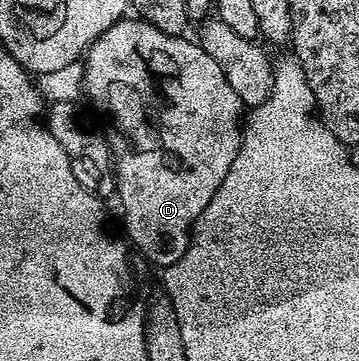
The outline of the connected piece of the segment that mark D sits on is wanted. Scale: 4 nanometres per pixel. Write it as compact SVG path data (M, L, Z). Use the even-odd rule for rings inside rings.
M124 17L119 23L113 23L110 28L99 37L95 43L86 50L84 62L82 63L82 89L85 98L90 98L90 103L98 111L103 111L106 115L111 115L110 127L115 131L114 139L118 143L131 143L134 147L113 148L112 155L112 175L118 178L118 203L122 206L122 219L126 222L125 238L147 259L150 263L155 263L158 269L170 267L184 253L190 244L190 232L194 230L194 223L204 213L208 201L220 189L228 169L232 169L232 161L236 161L236 153L242 144L242 127L240 120L244 115L244 106L238 99L235 90L228 85L228 80L224 73L212 59L202 49L197 42L189 43L182 35L169 35L160 29L156 29L152 24L146 23L137 17Z

